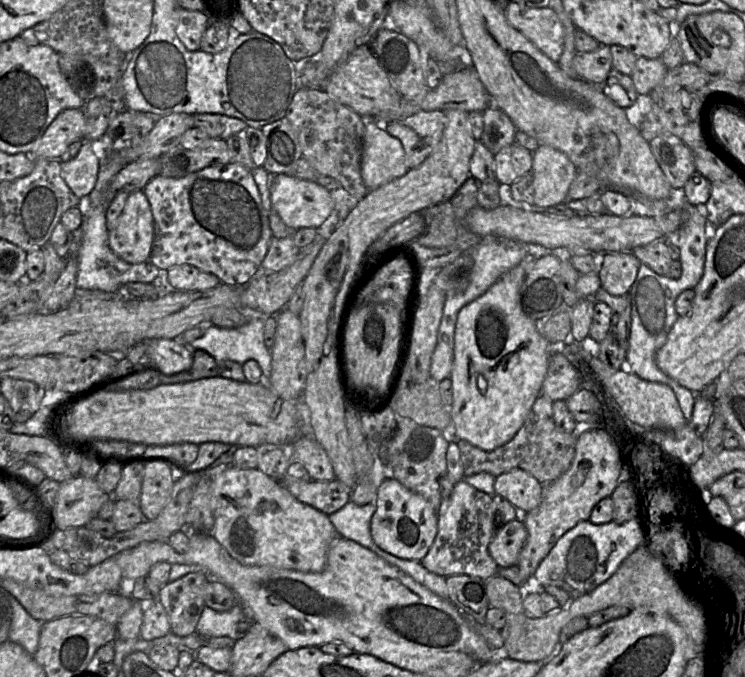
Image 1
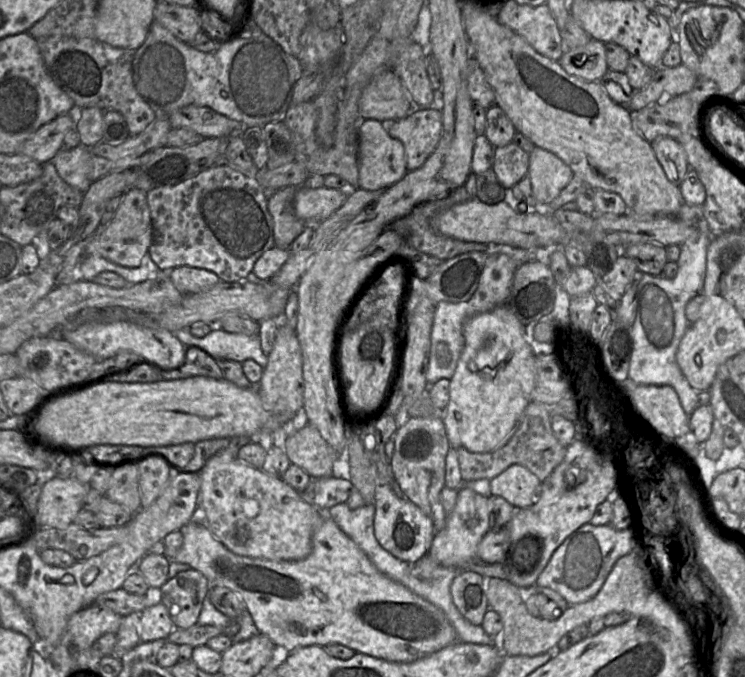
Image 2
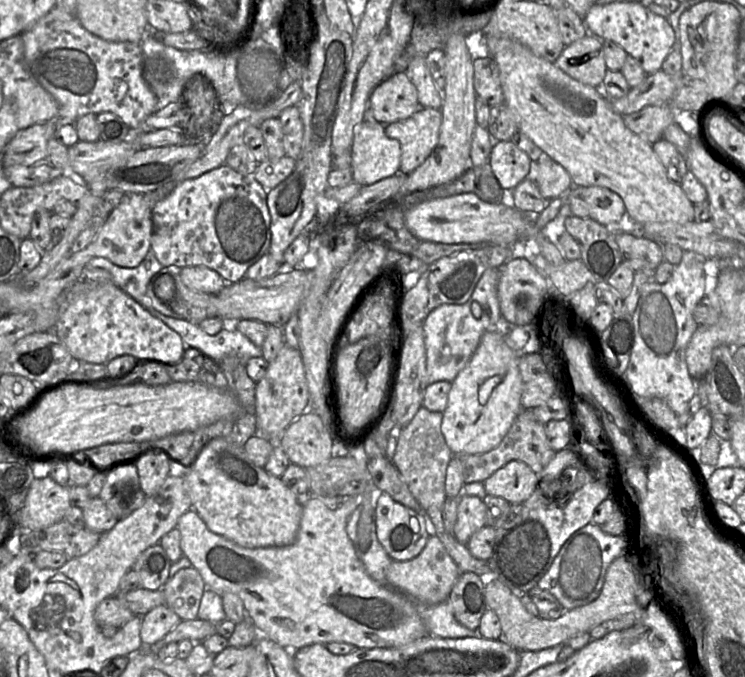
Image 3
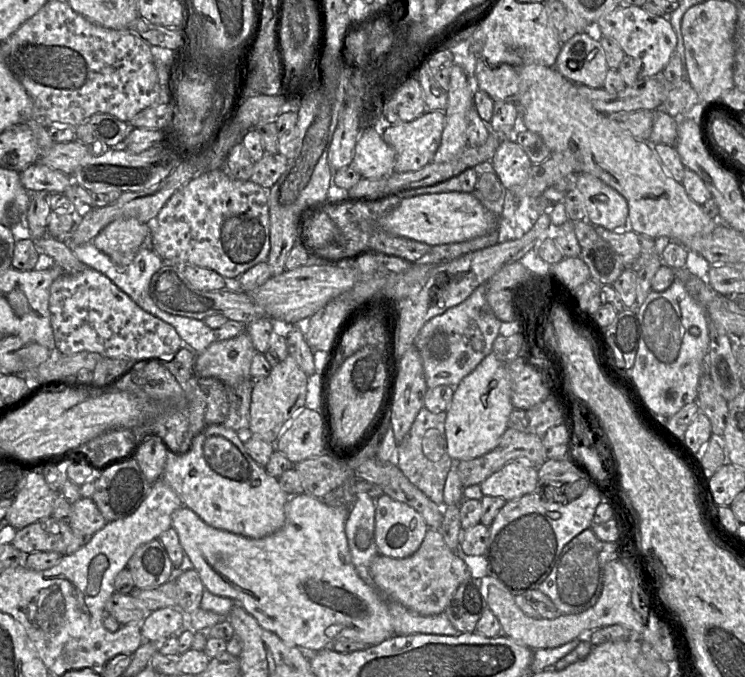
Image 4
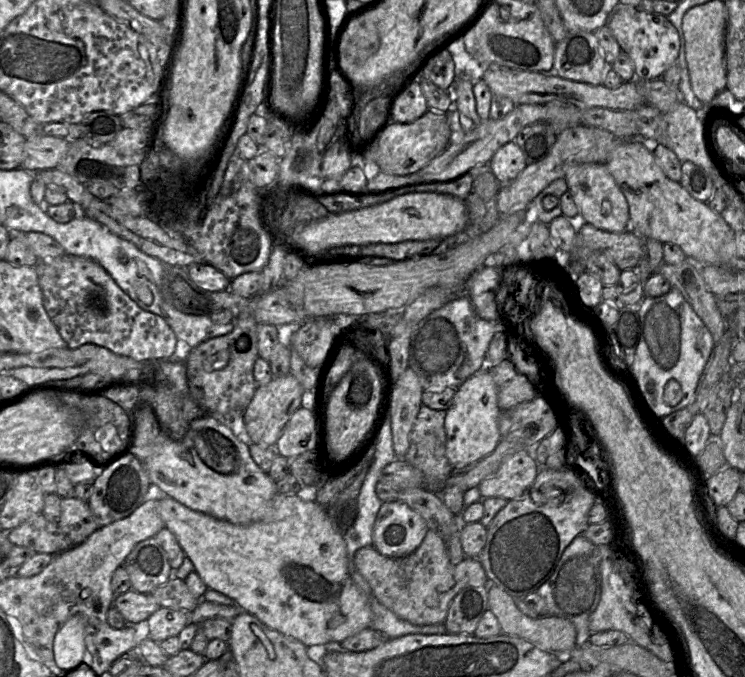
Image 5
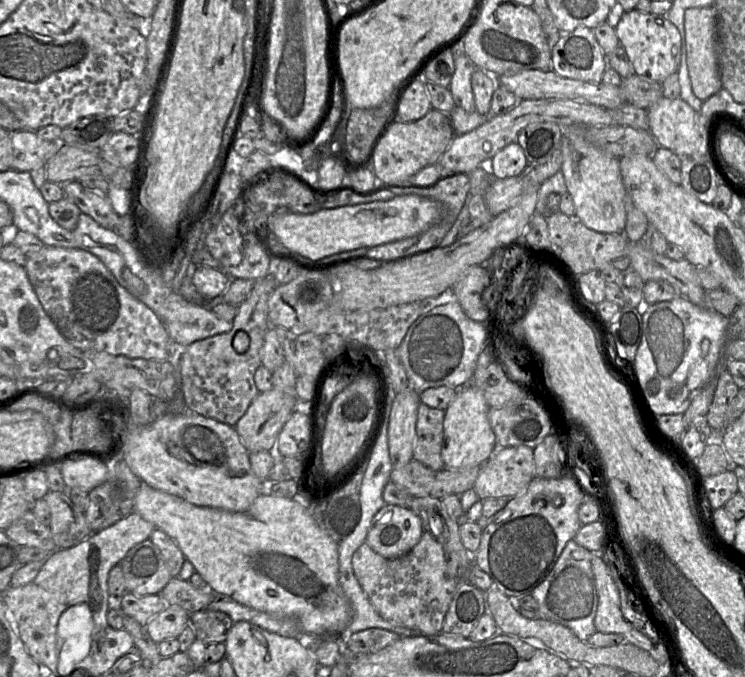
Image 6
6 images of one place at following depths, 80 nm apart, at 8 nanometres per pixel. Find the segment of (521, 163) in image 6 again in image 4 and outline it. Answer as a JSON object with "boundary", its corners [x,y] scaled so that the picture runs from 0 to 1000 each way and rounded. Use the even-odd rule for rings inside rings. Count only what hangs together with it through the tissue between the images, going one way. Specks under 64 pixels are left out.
{"boundary":[[[686,205],[672,210],[659,241],[681,281],[699,273],[707,264],[715,244],[703,220]]]}

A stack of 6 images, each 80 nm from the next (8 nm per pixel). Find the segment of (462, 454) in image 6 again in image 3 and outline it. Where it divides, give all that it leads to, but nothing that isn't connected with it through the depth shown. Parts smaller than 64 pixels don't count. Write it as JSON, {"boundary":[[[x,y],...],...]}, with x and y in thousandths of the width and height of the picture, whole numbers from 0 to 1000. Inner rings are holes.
{"boundary":[[[671,489],[651,490],[627,539],[605,564],[601,594],[593,609],[592,635],[608,671],[650,671],[666,662],[701,607],[701,561],[695,544],[695,527],[678,505]]]}

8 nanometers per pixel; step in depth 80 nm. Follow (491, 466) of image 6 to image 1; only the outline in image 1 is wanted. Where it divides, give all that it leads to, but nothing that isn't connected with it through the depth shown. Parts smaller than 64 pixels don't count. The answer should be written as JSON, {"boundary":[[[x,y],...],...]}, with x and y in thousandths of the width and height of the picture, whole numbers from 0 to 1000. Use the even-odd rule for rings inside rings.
{"boundary":[[[690,691],[664,706],[664,730],[682,739],[698,758],[709,758],[725,744],[729,715],[706,696]]]}

